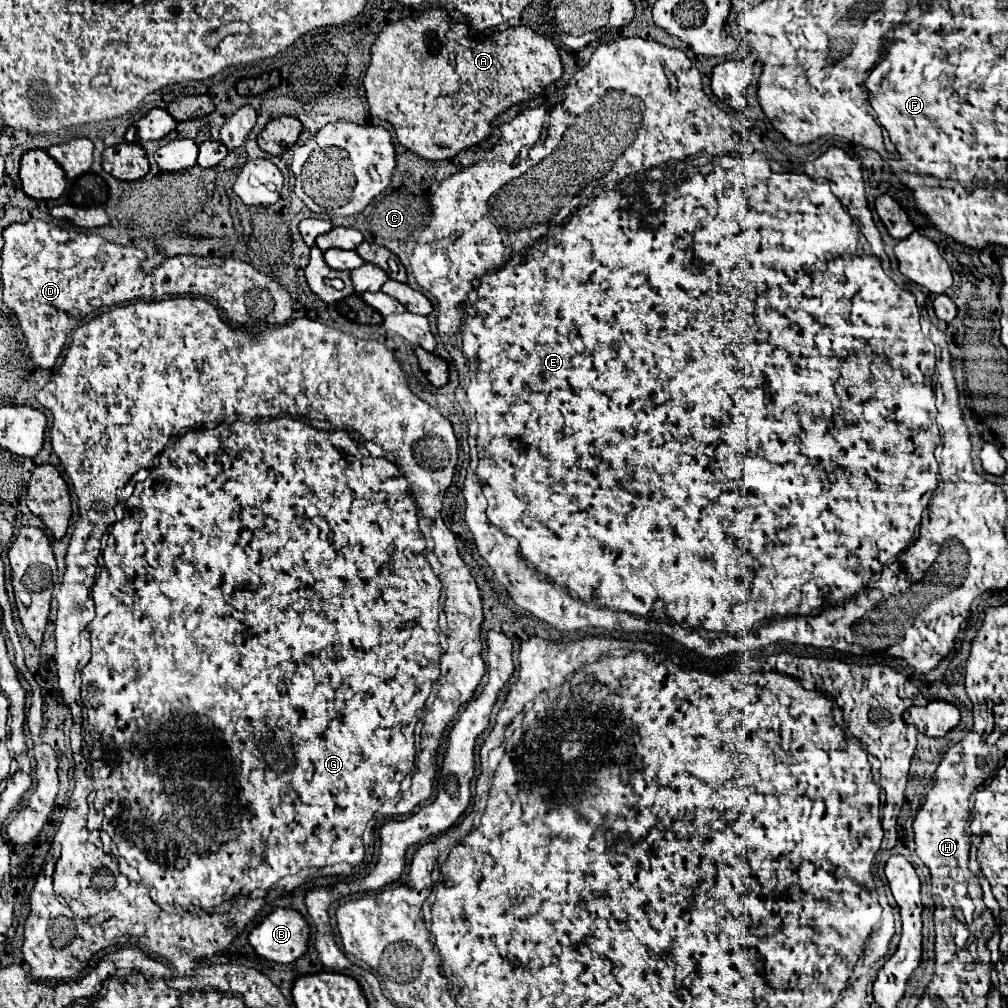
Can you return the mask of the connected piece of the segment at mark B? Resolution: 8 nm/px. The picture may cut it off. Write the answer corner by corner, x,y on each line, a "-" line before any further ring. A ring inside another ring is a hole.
273,908
249,934
249,944
257,956
291,964
307,952
309,924
305,918
291,908

